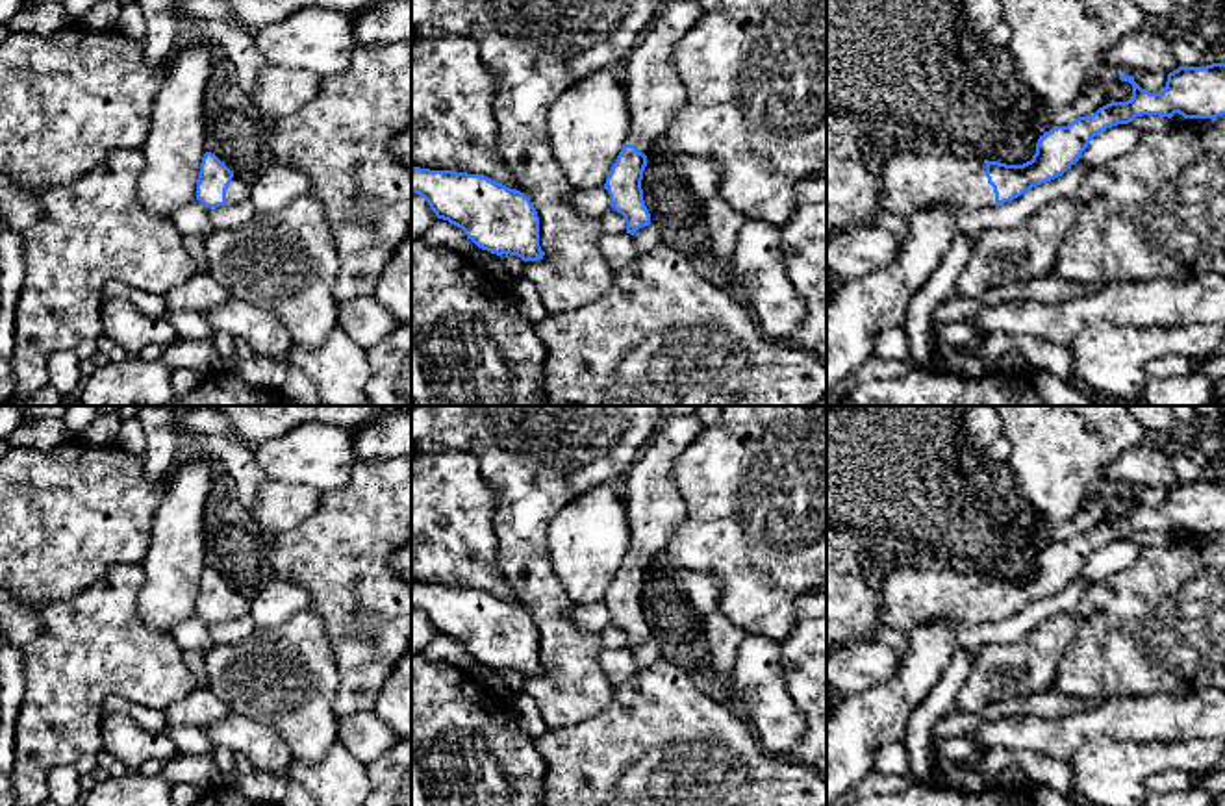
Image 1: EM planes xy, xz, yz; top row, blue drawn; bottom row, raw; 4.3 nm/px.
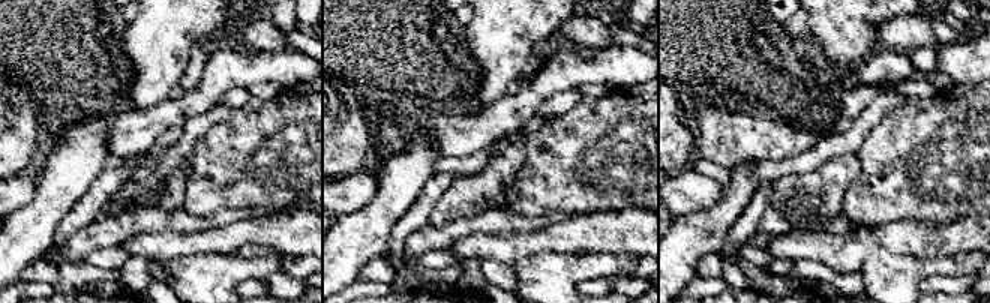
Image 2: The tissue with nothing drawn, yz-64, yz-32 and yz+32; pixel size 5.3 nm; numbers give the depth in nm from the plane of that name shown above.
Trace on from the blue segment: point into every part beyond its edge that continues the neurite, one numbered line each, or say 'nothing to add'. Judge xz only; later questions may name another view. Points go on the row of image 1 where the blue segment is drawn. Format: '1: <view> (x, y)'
1: xz (655, 93)

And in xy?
1: xy (239, 189)

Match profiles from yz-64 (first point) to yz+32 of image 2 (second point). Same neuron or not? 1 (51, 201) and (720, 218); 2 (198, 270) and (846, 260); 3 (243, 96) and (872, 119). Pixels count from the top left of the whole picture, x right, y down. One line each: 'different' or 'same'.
1: same
2: different
3: same

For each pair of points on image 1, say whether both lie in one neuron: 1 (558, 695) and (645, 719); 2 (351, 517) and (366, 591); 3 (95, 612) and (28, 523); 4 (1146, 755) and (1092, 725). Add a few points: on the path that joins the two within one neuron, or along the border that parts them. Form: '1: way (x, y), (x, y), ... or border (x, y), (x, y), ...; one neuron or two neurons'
1: border (614, 690), (614, 699), (605, 710), (566, 725); two neurons
2: way (353, 536), (353, 543), (364, 554), (364, 573); one neuron
3: border (117, 566), (75, 595), (47, 601), (41, 606); two neurons
4: border (1164, 742), (1114, 742), (1098, 736), (1077, 749); two neurons

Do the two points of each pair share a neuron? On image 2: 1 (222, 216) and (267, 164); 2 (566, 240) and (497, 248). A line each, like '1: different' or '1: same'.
1: different
2: same

